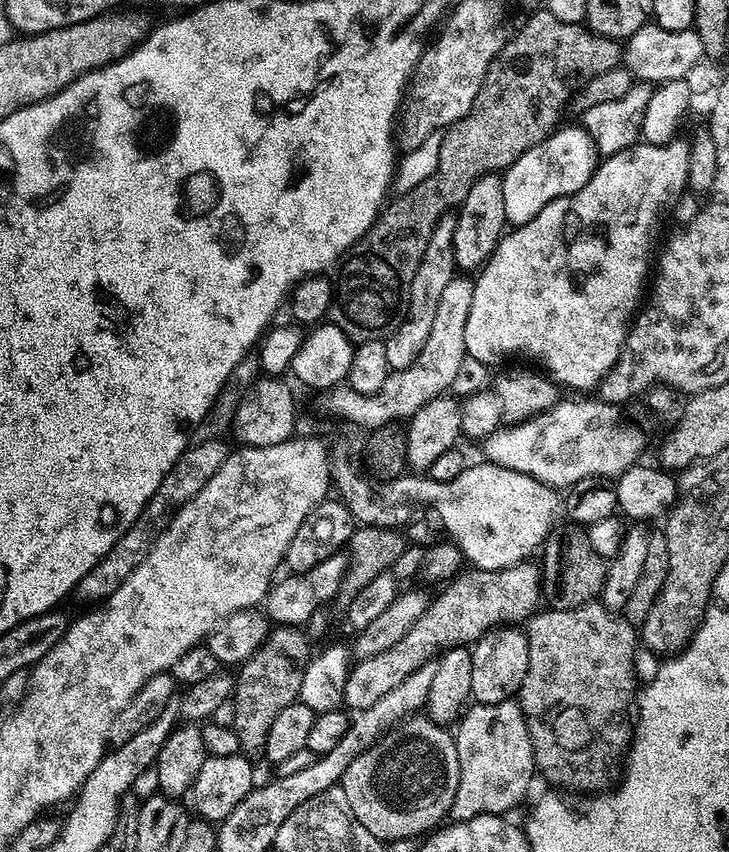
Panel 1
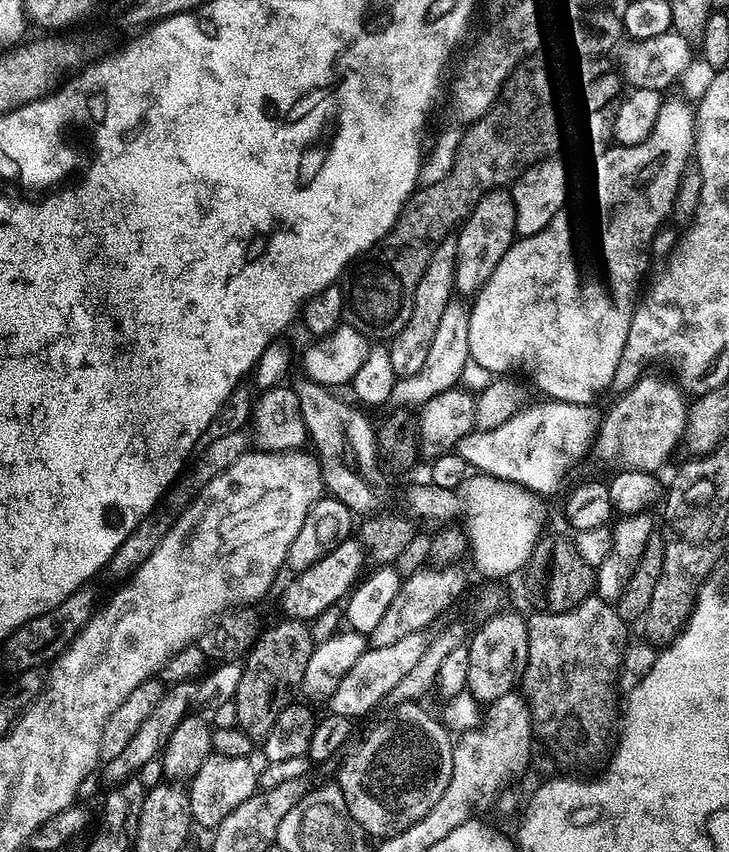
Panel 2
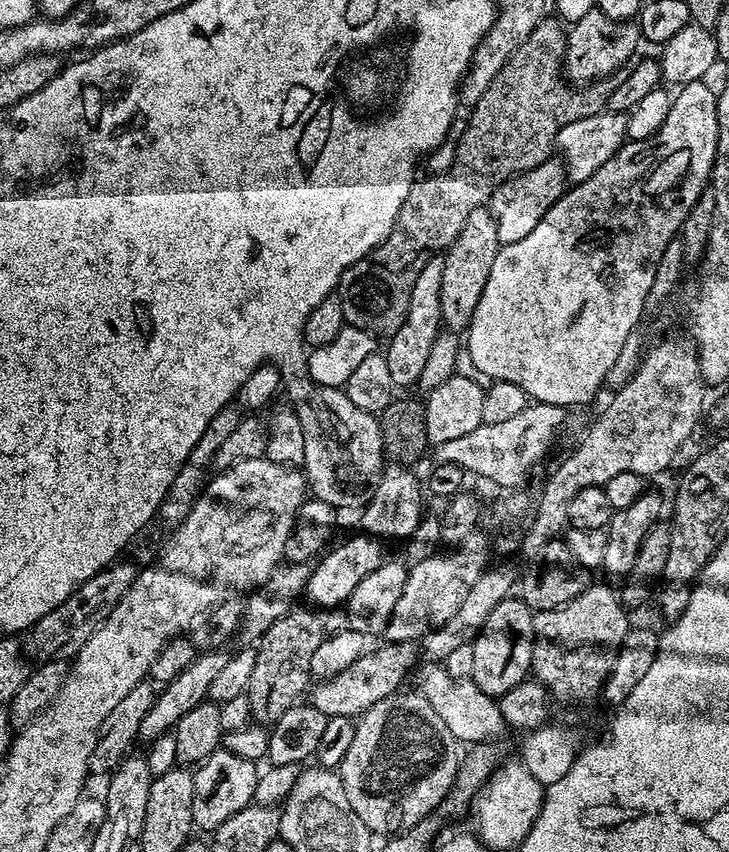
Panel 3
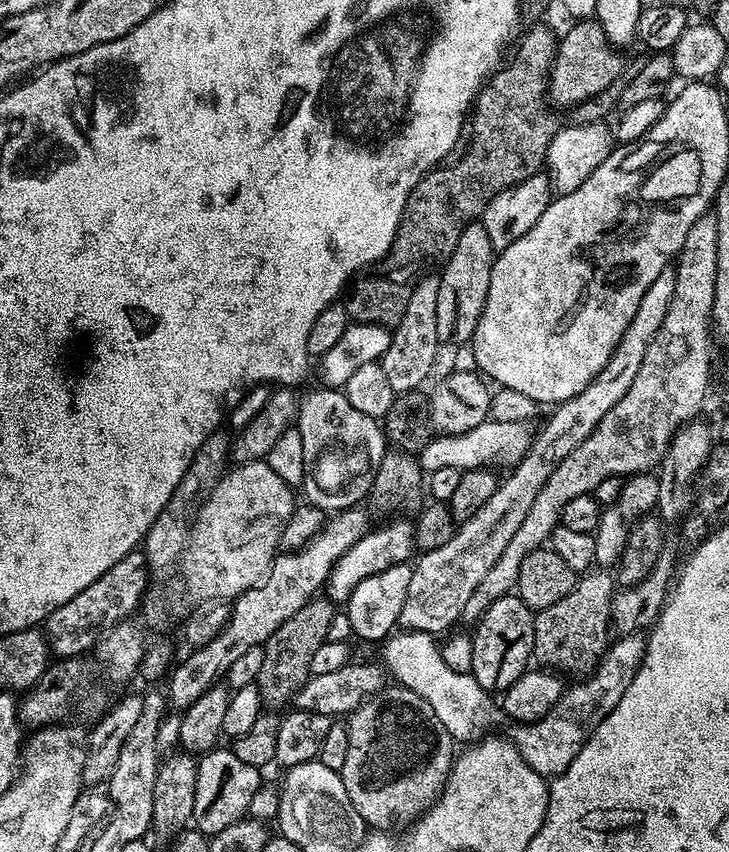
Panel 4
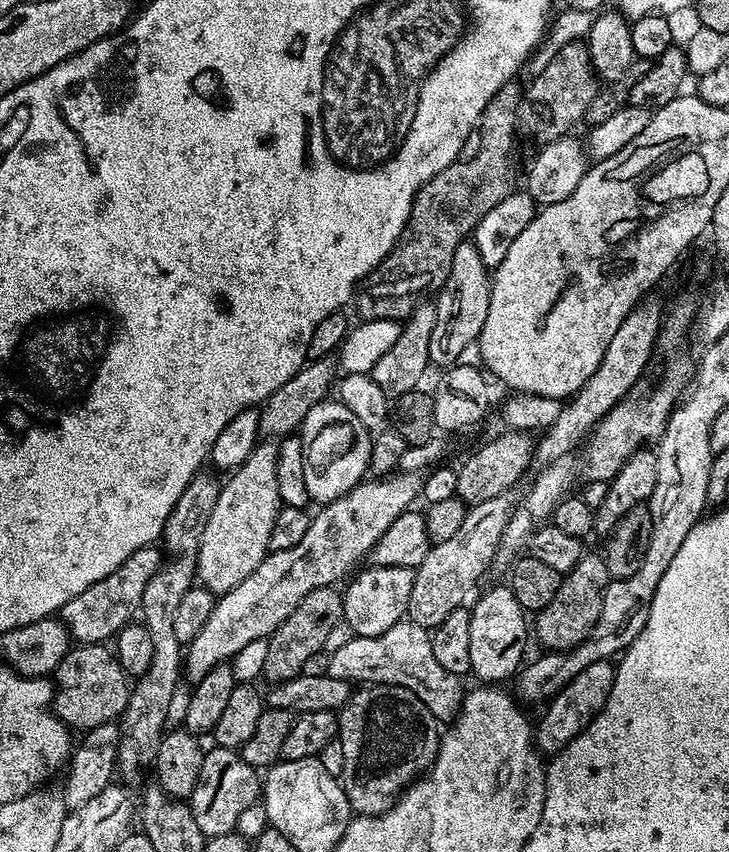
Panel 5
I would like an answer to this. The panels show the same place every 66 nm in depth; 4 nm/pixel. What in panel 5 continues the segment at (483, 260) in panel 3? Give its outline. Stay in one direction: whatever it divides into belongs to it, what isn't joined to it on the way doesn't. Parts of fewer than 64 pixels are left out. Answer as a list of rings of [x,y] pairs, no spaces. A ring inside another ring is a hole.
[[[475,243],[460,244],[454,251],[450,274],[438,290],[438,295],[434,300],[436,321],[434,322],[434,334],[430,334],[429,365],[436,367],[437,364],[437,369],[440,370],[451,368],[463,357],[460,355],[471,344],[473,347],[479,341],[482,326],[486,326],[486,310],[490,310],[491,297],[490,269],[482,262],[480,251],[476,249]]]

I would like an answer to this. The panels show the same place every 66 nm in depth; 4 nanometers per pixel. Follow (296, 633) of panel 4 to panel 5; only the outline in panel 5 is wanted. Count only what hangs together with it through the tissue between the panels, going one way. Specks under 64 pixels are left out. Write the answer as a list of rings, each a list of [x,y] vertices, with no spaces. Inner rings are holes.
[[[335,587],[310,590],[310,594],[306,594],[306,598],[298,602],[294,614],[290,614],[290,618],[286,618],[286,622],[282,622],[282,626],[278,626],[278,630],[272,632],[267,639],[263,679],[268,679],[268,682],[279,682],[299,676],[303,673],[309,657],[325,651],[330,630],[344,619],[344,597],[336,591]]]

